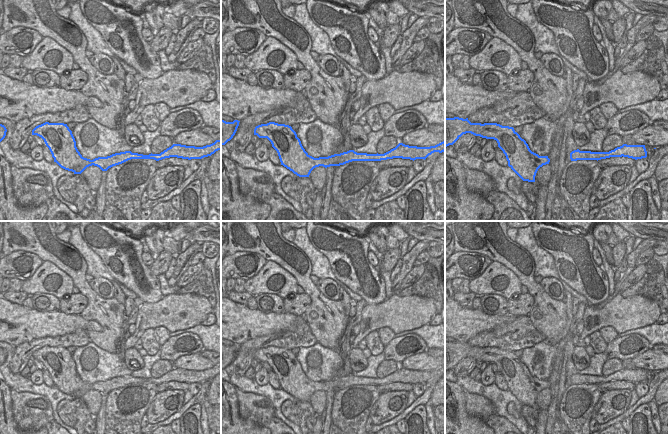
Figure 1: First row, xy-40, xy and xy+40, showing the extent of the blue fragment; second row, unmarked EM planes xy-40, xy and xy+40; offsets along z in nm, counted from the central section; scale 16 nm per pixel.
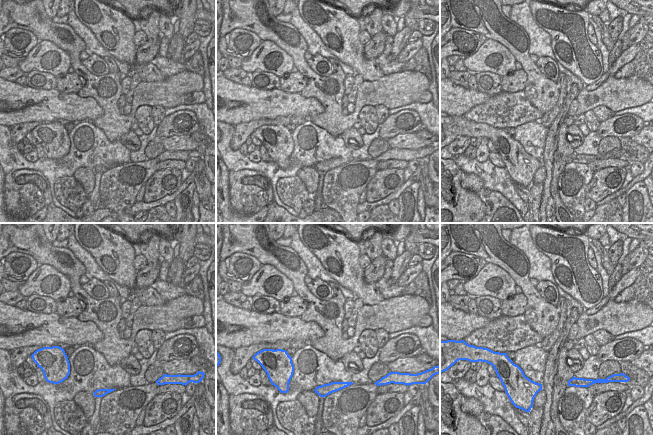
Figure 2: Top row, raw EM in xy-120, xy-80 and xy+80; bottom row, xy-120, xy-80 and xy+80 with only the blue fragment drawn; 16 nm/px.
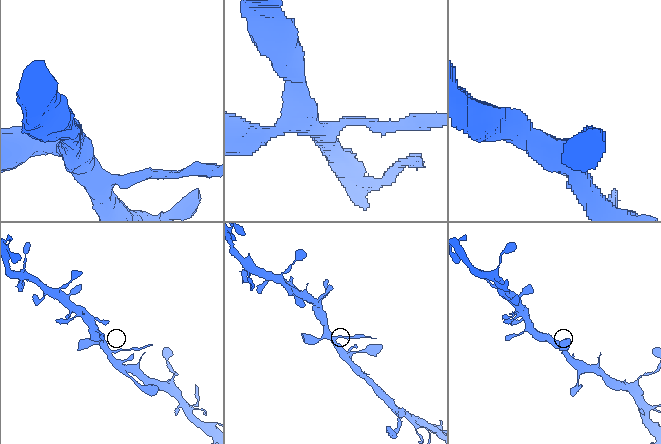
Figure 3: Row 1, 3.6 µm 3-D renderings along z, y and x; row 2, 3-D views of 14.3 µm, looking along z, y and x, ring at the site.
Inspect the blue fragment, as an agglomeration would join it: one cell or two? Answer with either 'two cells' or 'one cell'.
two cells

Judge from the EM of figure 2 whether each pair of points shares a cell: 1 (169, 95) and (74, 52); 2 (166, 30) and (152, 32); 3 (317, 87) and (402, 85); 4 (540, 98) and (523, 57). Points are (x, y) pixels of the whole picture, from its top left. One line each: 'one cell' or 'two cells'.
1: one cell
2: two cells
3: one cell
4: one cell

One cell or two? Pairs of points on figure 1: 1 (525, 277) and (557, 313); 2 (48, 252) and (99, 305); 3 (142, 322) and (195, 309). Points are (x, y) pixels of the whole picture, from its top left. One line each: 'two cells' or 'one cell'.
1: one cell
2: one cell
3: one cell

